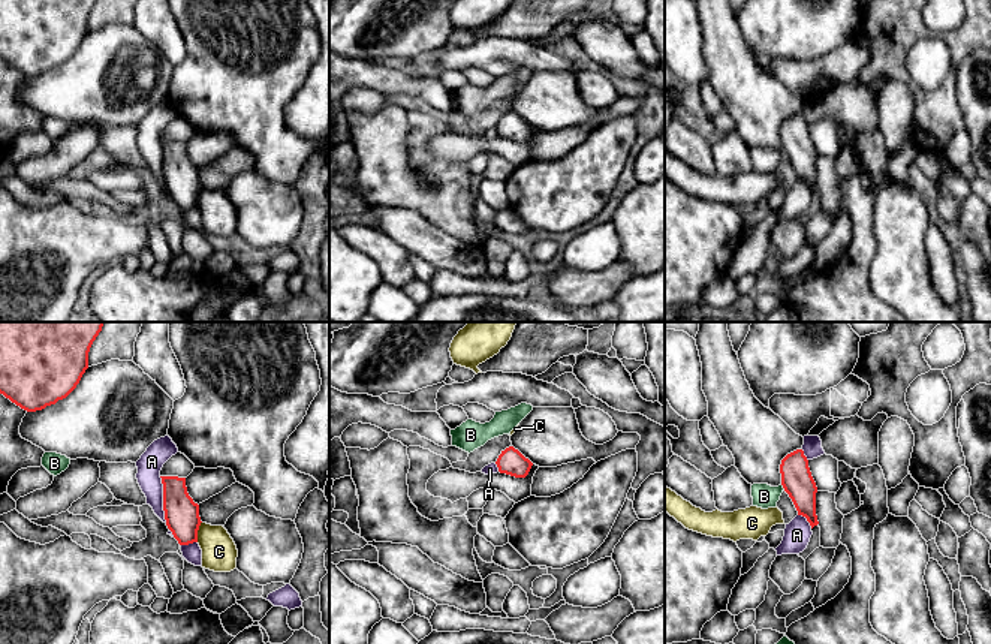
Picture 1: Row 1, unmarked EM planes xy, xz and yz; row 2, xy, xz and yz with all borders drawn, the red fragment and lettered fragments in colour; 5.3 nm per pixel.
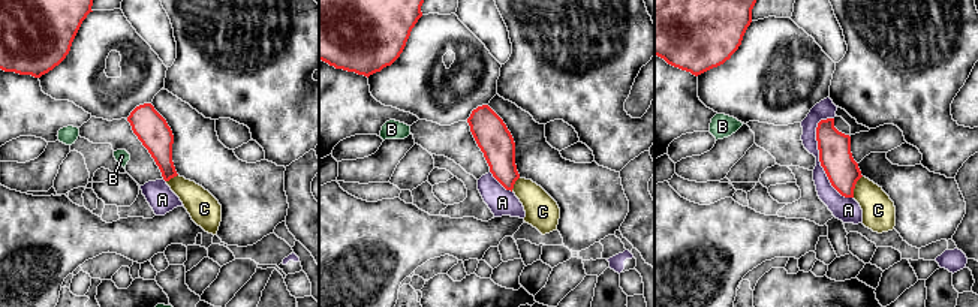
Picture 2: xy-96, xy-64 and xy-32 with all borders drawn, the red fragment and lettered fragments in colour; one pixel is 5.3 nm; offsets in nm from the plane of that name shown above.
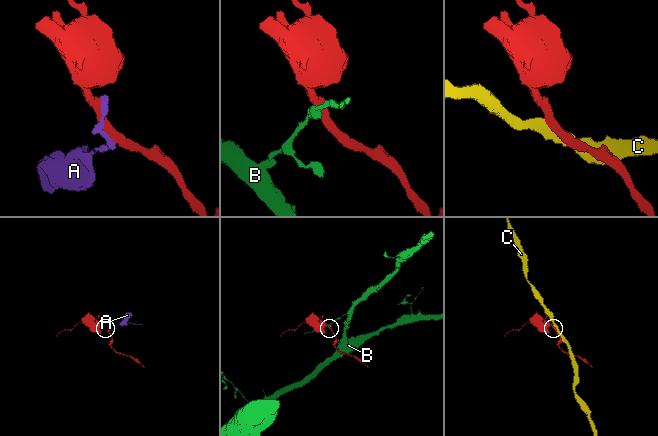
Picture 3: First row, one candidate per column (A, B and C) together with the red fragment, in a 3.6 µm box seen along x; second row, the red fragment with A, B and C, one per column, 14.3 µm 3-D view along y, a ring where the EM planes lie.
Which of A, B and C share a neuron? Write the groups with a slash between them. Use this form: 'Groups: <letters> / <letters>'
Groups: A / B / C

